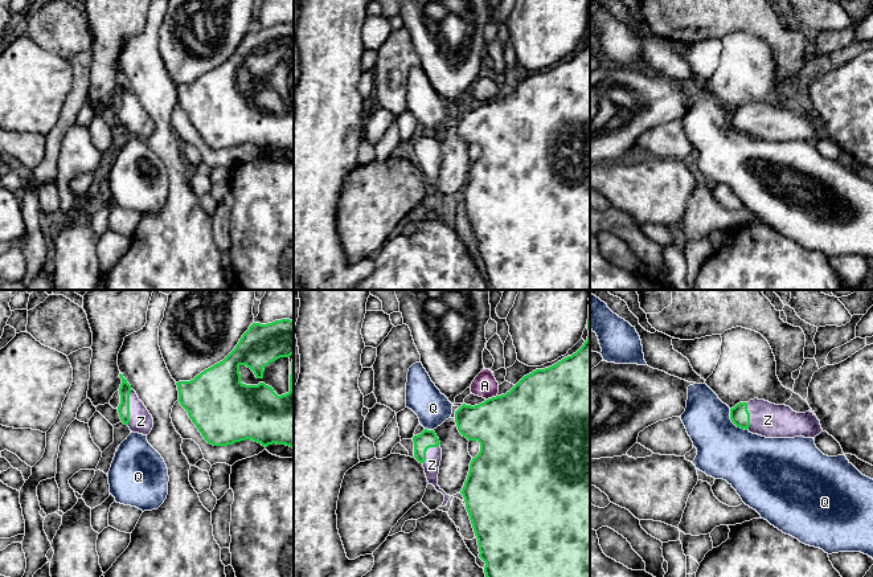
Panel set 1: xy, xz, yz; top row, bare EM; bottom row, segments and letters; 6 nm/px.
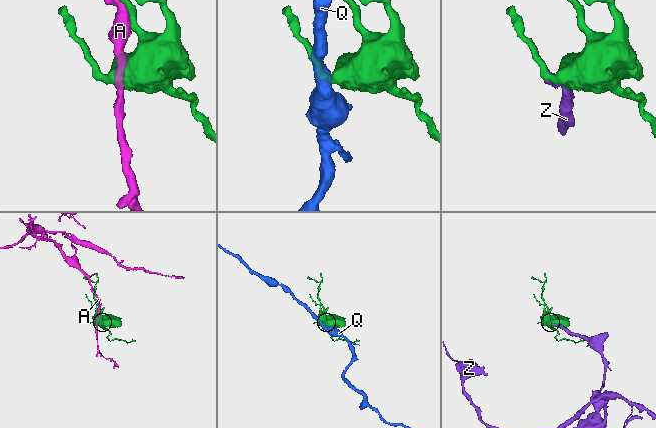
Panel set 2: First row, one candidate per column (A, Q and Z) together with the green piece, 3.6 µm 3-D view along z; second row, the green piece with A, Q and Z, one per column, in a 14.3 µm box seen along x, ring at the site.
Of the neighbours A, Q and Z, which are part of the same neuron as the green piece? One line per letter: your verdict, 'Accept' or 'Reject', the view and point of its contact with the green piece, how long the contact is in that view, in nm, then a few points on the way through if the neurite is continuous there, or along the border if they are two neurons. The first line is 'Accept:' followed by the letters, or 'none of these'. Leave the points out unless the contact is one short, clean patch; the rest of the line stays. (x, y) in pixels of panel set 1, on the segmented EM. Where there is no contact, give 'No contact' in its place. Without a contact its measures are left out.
Accept: Z
A: Reject. Touches green at xz (492, 397). Shared border 80 nm
Q: Reject. Touches green at yz (733, 422). Shared border 170 nm. Boundary: yz (729, 409), (732, 421), (738, 428), (746, 430)
Z: Accept. Touches green at xy (128, 408). Shared border 220 nm

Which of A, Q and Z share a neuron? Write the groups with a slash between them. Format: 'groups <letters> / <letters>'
groups A / Q / Z

